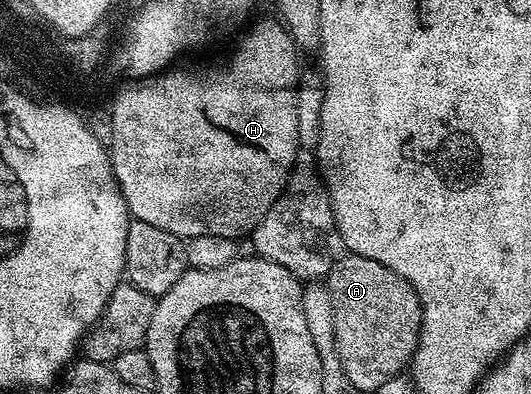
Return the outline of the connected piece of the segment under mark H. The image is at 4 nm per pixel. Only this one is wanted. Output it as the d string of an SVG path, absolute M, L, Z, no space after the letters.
M281 21L258 22L242 38L242 43L234 50L230 63L223 70L202 78L199 82L190 82L190 78L182 70L167 69L153 77L145 77L135 81L127 90L118 94L114 107L109 107L112 118L112 142L109 144L110 167L114 170L114 178L118 181L120 192L124 196L126 206L130 210L131 219L144 224L156 224L156 228L164 228L164 232L172 232L183 240L200 236L201 234L222 234L226 238L238 236L241 230L249 231L254 223L265 214L286 186L294 158L300 149L297 140L296 98L295 91L300 85L298 78L298 57L300 51L295 46L289 30Z

